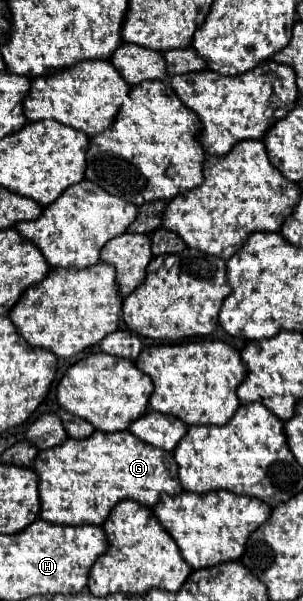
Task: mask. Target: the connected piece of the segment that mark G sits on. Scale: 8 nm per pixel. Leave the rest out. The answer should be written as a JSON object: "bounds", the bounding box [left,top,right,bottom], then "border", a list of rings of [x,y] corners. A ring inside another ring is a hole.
{"bounds":[33,430,181,524],"border":[[[95,430],[83,440],[67,438],[63,444],[39,452],[33,470],[39,476],[39,516],[53,524],[103,524],[121,500],[135,500],[153,508],[161,494],[175,496],[181,492],[173,454],[141,442],[127,430]]]}

